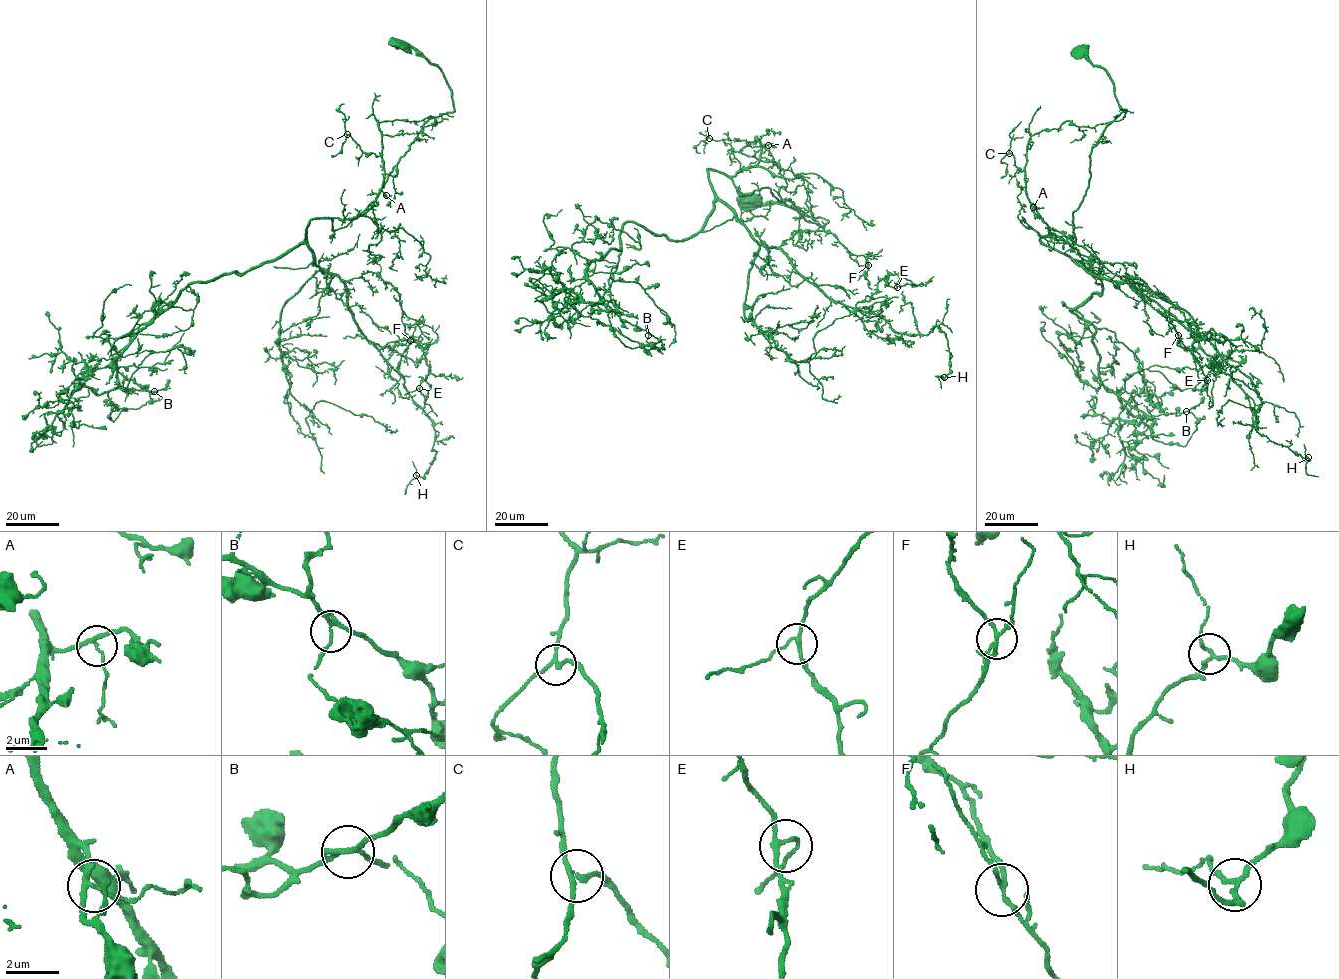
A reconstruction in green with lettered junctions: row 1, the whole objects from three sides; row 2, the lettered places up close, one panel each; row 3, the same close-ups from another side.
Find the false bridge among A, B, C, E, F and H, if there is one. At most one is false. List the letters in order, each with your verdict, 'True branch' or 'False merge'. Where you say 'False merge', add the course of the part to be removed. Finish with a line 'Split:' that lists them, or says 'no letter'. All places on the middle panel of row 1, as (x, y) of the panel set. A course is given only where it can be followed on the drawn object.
A: True branch
B: True branch
C: True branch
E: True branch
F: True branch
H: True branch
Split: no letter

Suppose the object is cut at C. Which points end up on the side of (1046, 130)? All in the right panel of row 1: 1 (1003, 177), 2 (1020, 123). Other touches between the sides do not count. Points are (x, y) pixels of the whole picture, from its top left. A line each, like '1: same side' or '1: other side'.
1: other side
2: other side

